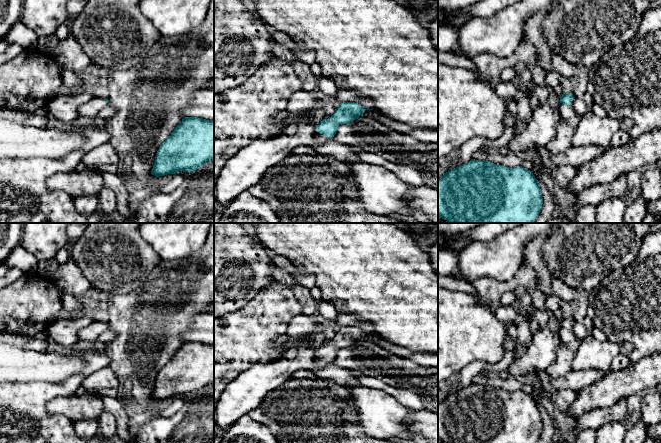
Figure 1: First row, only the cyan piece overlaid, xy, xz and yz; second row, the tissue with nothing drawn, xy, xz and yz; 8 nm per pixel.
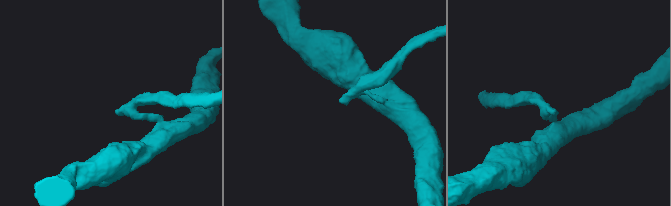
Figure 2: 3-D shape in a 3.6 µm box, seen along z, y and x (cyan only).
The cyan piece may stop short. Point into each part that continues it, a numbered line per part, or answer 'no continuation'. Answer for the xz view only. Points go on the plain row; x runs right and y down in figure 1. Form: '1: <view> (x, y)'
1: xz (320, 362)

